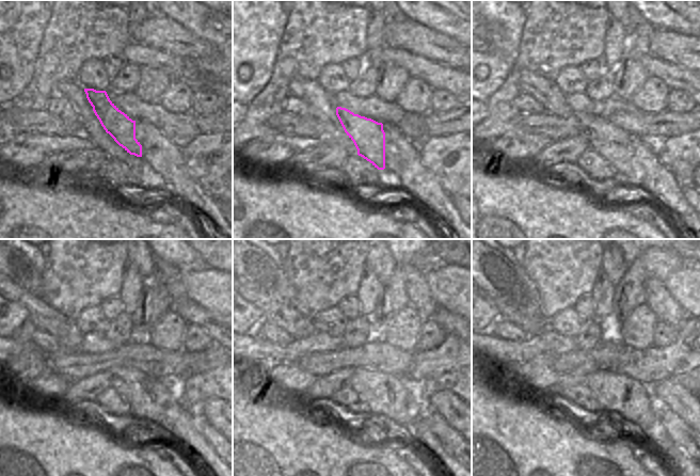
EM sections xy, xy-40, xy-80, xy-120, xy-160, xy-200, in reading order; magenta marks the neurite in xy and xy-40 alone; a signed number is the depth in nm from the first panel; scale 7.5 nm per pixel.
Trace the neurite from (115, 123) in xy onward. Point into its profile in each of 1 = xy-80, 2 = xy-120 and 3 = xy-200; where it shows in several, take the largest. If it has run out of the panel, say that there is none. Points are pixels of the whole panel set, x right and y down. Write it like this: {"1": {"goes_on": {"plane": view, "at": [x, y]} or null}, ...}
{"1": {"goes_on": {"plane": "xy-80", "at": [615, 145]}}, "2": {"goes_on": {"plane": "xy-120", "at": [137, 389]}}, "3": {"goes_on": {"plane": "xy-200", "at": [613, 391]}}}

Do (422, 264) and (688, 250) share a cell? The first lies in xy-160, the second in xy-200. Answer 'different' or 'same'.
different

